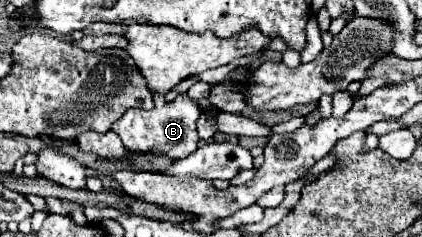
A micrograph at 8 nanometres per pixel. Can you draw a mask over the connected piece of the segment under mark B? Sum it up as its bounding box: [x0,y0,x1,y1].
[113,94,201,160]

